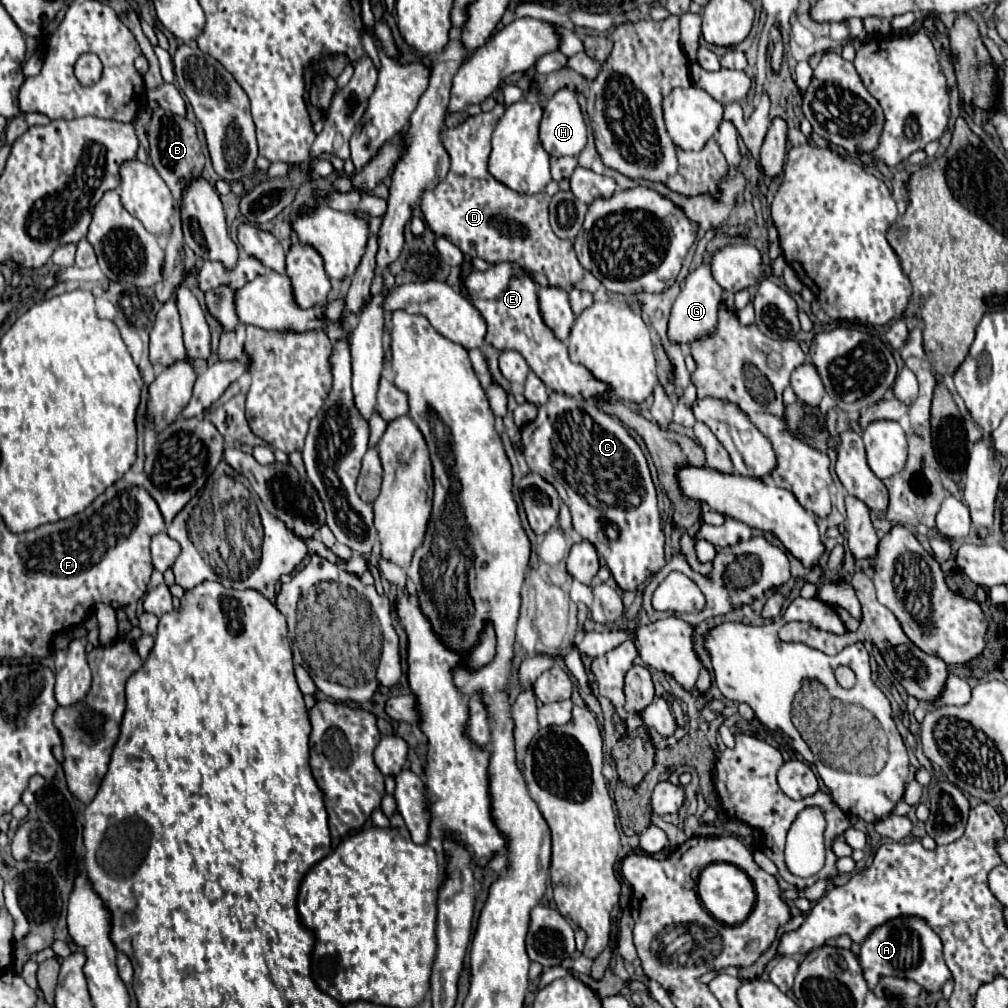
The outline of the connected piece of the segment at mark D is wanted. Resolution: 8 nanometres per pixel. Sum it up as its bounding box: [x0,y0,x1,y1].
[421,105,599,293]

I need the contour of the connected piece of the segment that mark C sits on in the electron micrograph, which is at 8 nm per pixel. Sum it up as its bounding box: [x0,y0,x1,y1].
[519,391,665,591]

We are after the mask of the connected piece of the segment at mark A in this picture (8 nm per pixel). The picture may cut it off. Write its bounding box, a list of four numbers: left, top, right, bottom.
[859,917,951,993]

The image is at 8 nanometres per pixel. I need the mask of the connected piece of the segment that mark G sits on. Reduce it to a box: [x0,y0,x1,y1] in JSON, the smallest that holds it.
[669,263,723,343]

